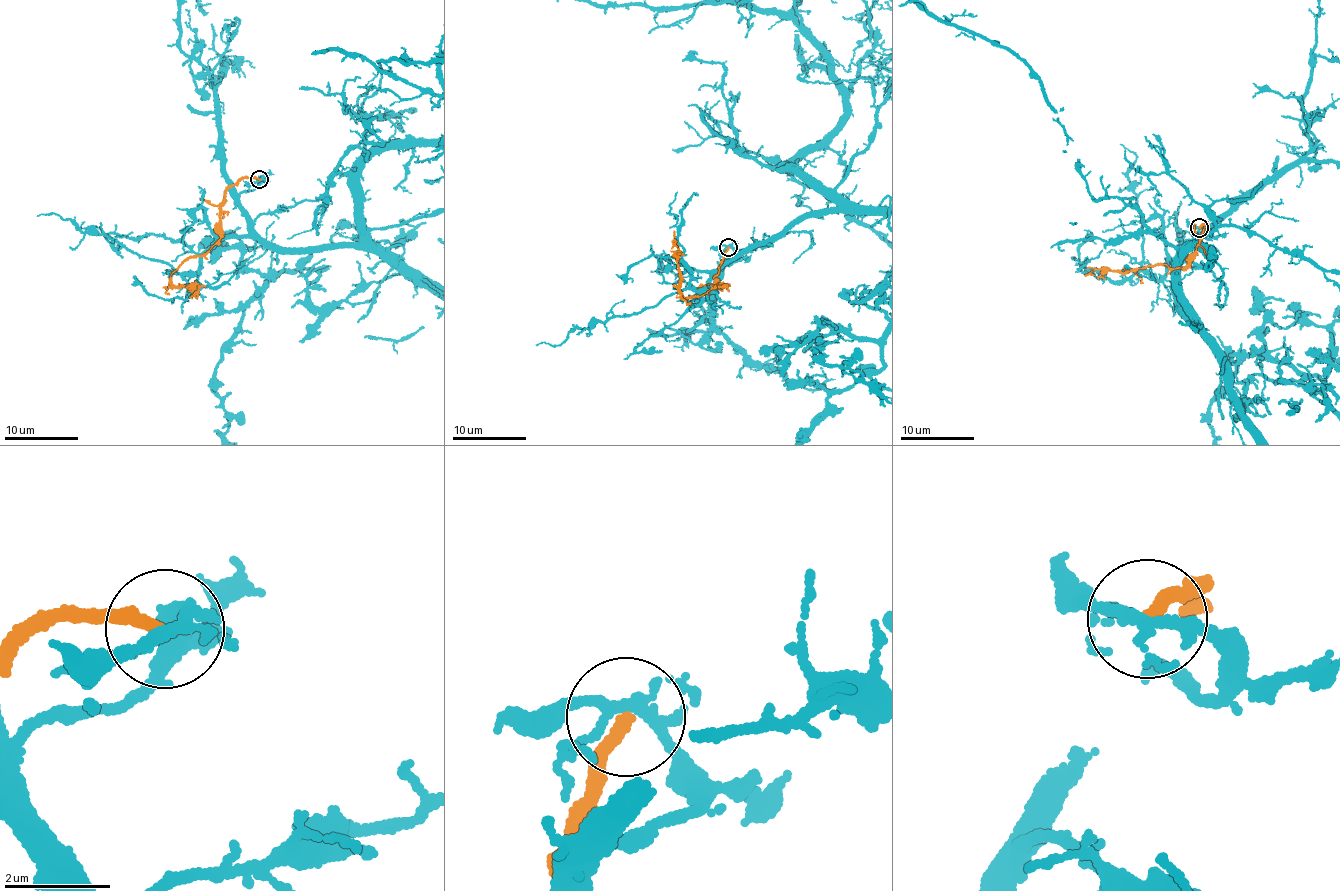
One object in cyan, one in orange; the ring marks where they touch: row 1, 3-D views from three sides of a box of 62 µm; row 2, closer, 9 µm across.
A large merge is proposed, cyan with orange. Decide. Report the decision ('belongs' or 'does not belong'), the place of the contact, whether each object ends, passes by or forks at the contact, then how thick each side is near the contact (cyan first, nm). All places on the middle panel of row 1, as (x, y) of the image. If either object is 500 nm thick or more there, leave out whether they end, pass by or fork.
does not belong; at (728, 247); cyan forks there; orange ends there; 190 nm thick on the cyan side, 240 nm on the other

